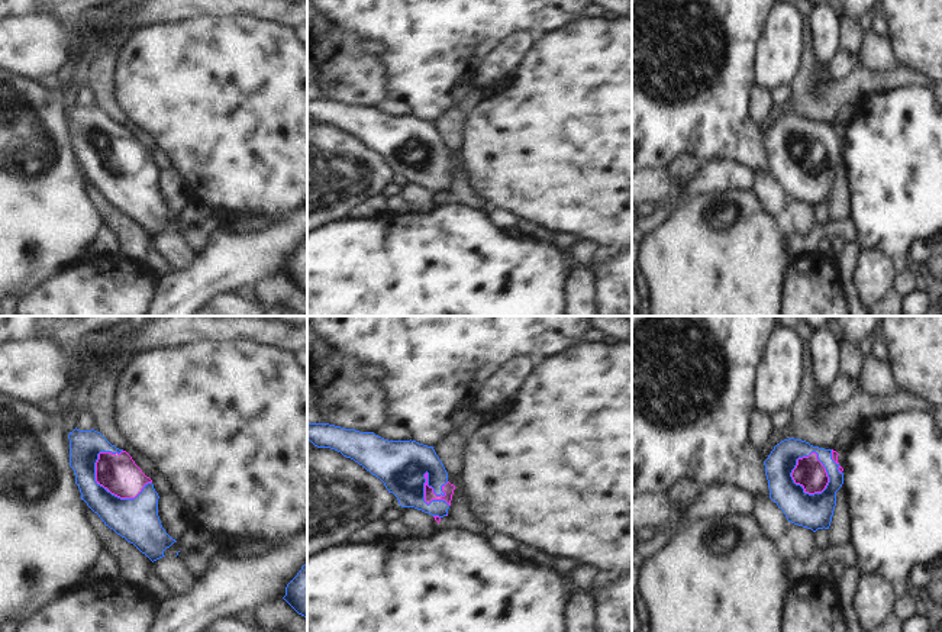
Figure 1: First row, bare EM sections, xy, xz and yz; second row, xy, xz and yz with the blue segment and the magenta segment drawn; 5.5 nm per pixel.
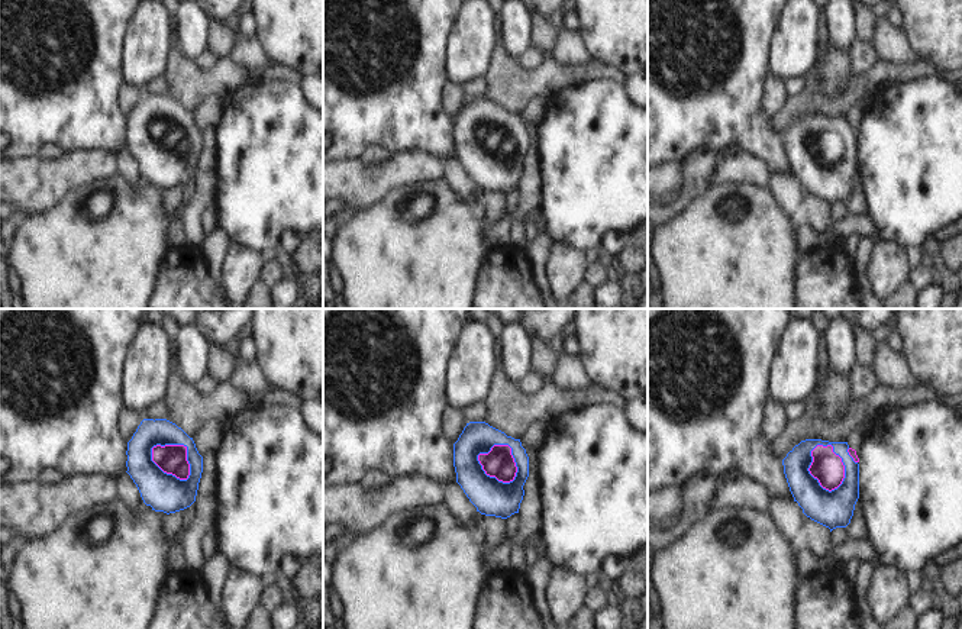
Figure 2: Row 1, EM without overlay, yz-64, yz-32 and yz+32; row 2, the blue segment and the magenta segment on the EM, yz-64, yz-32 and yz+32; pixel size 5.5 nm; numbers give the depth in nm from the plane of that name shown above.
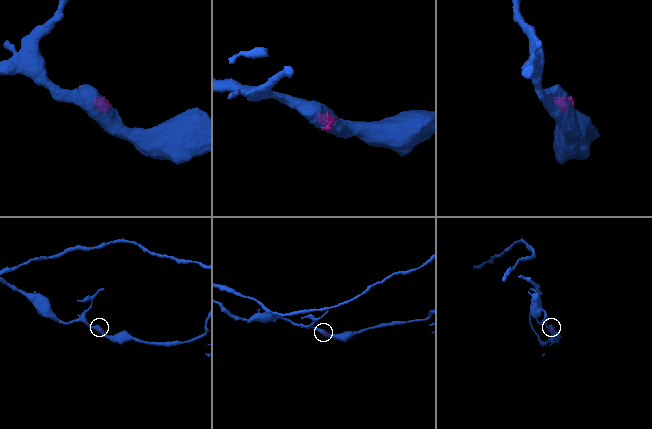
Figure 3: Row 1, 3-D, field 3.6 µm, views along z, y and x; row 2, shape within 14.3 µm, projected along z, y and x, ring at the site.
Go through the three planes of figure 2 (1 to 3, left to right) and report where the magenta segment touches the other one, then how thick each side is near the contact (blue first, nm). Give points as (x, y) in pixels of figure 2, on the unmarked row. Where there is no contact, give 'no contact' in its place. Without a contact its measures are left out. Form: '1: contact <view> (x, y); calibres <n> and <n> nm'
1: contact yz-64 (161, 145); calibres 220 and 160 nm
2: contact yz-32 (491, 152); calibres 200 and 170 nm
3: contact yz+32 (807, 145); calibres 190 and 170 nm

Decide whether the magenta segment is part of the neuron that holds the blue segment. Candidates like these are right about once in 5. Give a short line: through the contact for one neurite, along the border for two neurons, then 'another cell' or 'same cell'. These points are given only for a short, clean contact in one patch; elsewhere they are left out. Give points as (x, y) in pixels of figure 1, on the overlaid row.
line xy (136, 519), (109, 492), (118, 473); same cell

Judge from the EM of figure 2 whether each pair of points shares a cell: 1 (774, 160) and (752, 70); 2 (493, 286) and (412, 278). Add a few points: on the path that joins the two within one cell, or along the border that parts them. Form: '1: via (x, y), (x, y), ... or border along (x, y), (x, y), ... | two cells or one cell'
1: via (758, 138), (749, 129), (749, 92) | one cell
2: border along (487, 254), (475, 293) | two cells

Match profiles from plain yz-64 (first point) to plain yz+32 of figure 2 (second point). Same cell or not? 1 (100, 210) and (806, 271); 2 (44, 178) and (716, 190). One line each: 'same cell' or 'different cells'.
1: different cells
2: different cells

